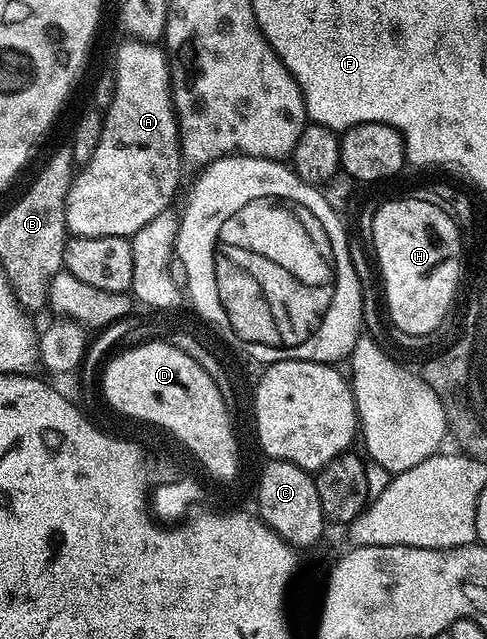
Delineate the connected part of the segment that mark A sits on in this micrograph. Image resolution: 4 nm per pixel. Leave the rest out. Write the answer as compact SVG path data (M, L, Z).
M139 41L135 45L122 49L122 57L112 61L112 75L115 78L115 97L109 109L104 112L102 121L102 133L100 142L96 150L92 150L92 158L88 158L77 169L74 180L71 182L71 188L68 190L66 198L66 231L70 236L125 236L132 238L156 214L167 211L174 200L174 195L178 192L178 183L182 180L182 168L184 161L182 158L182 145L178 143L178 117L174 114L174 101L172 99L172 89L170 87L170 61L167 53L163 51L157 43L145 43Z

